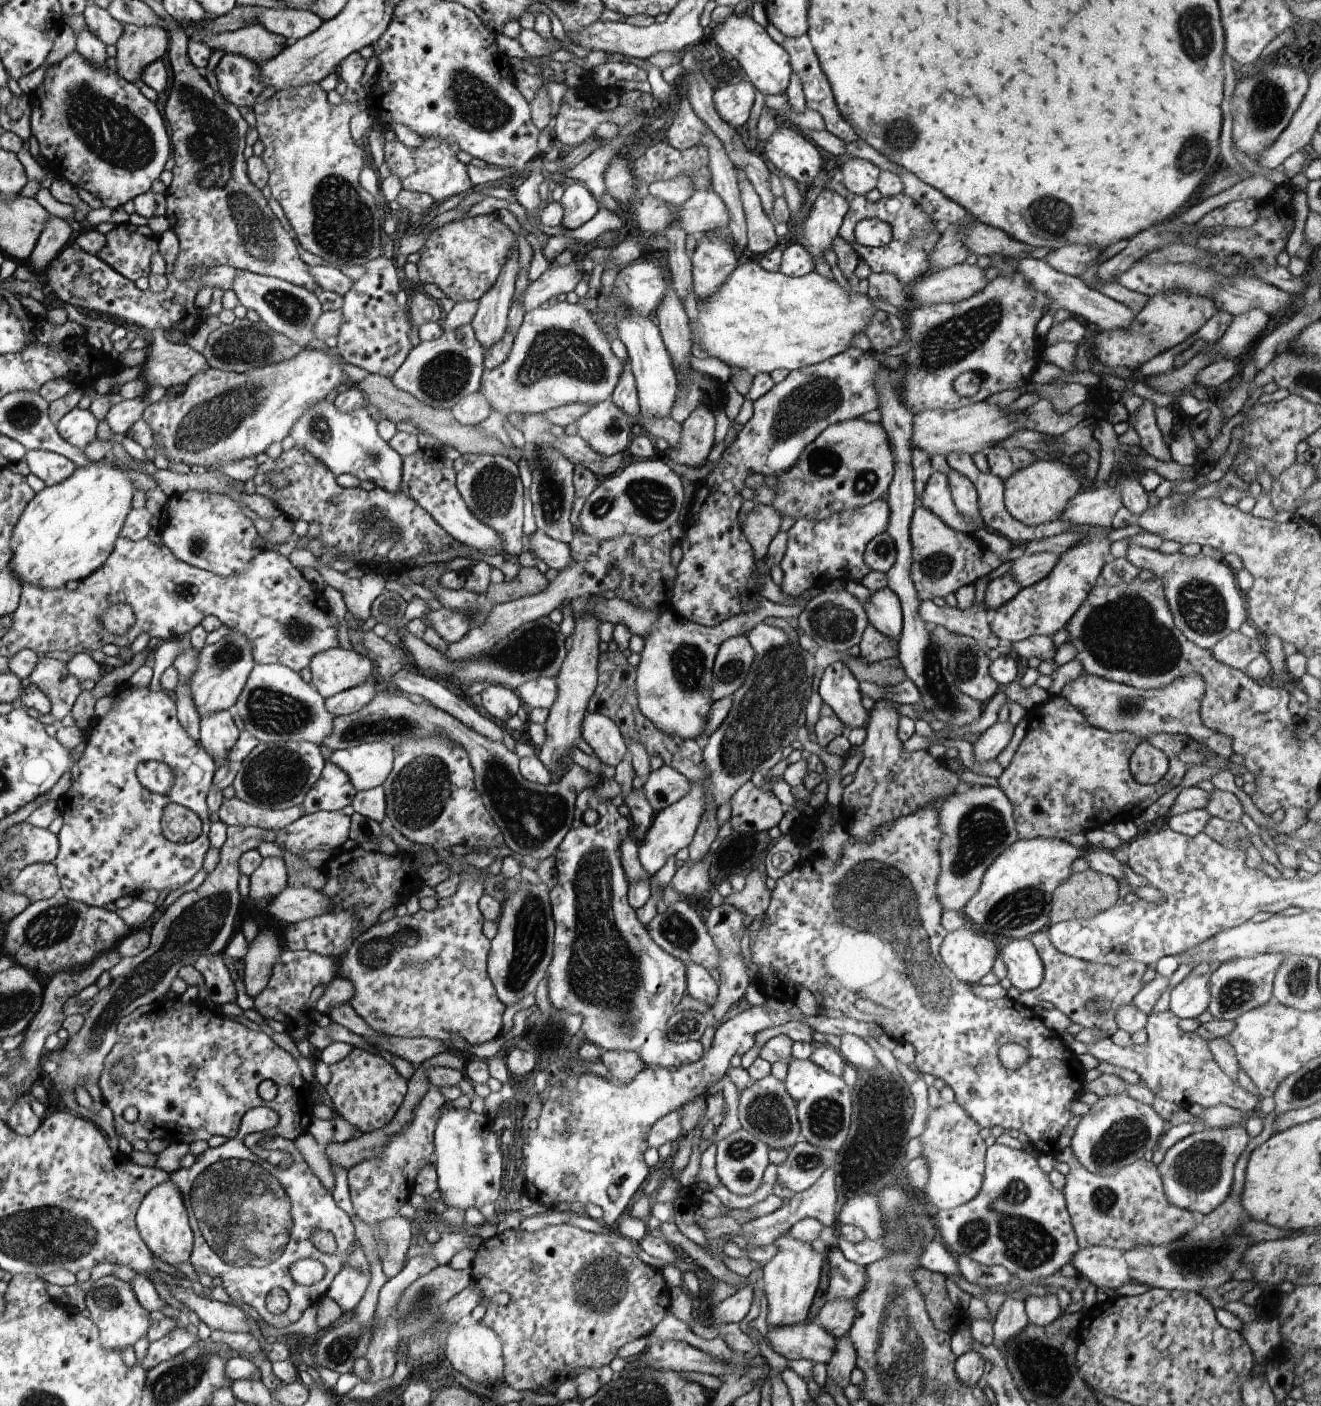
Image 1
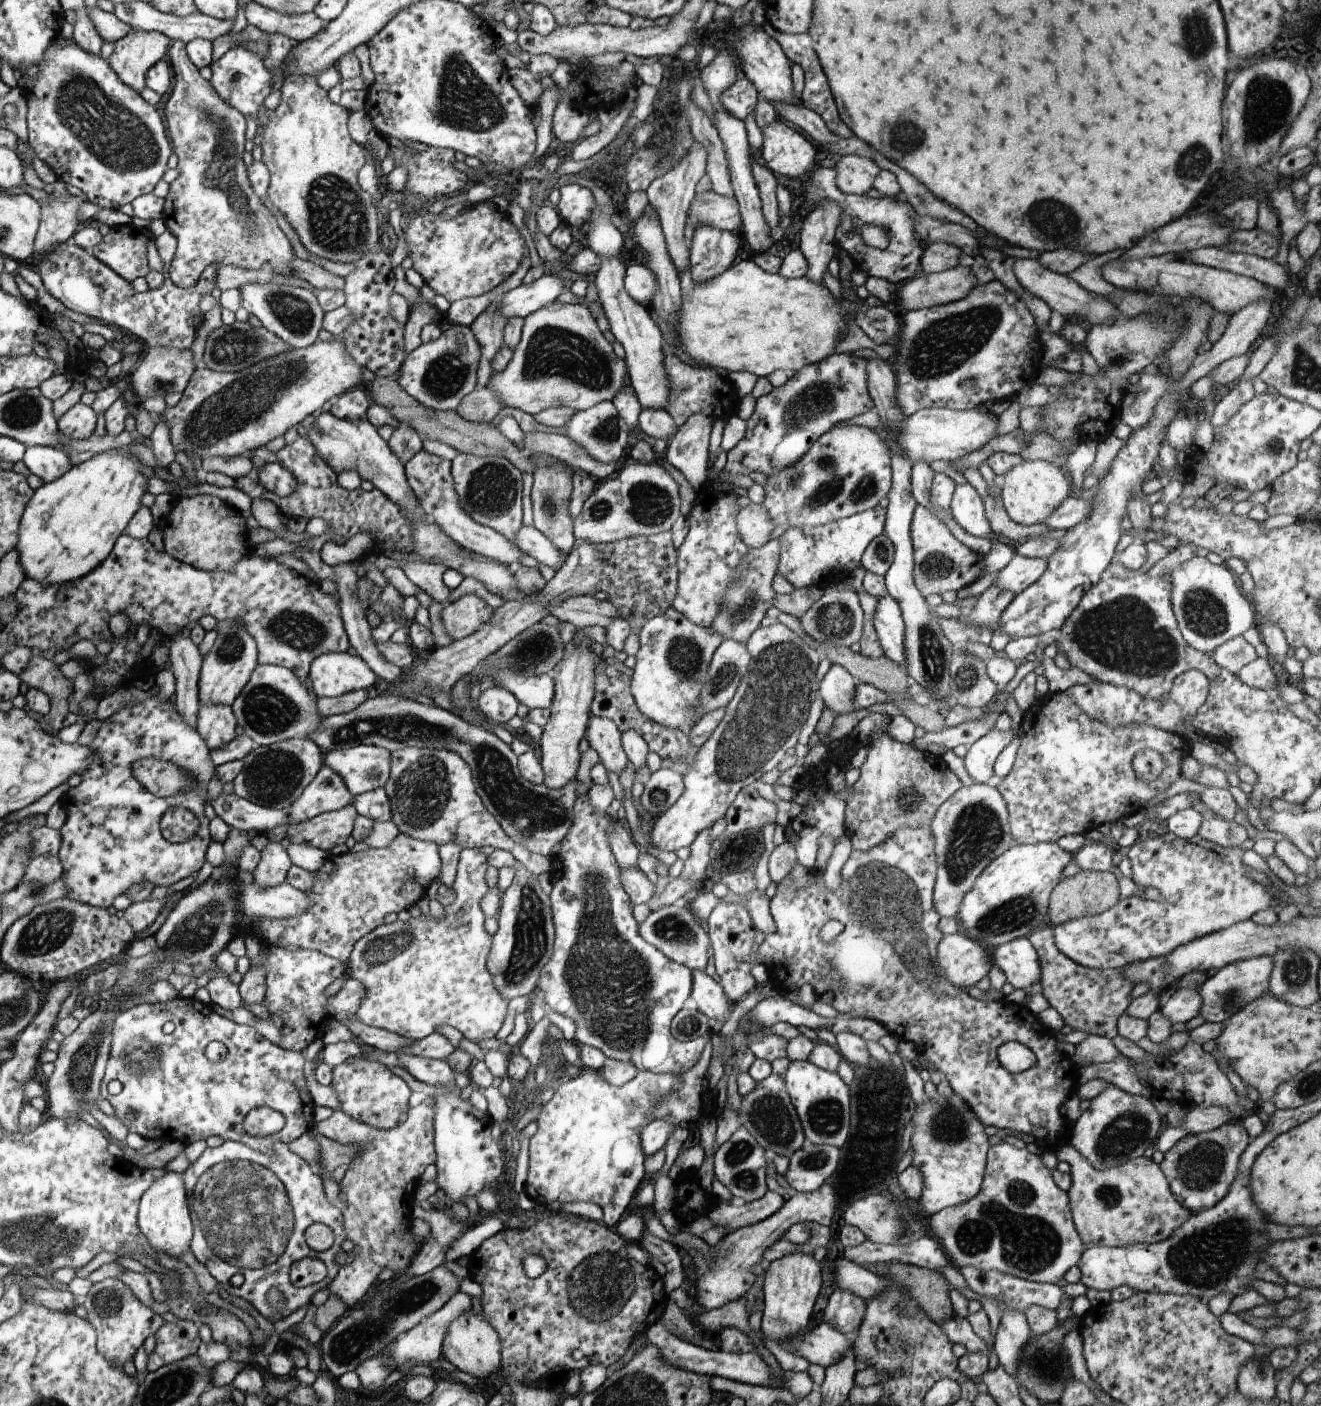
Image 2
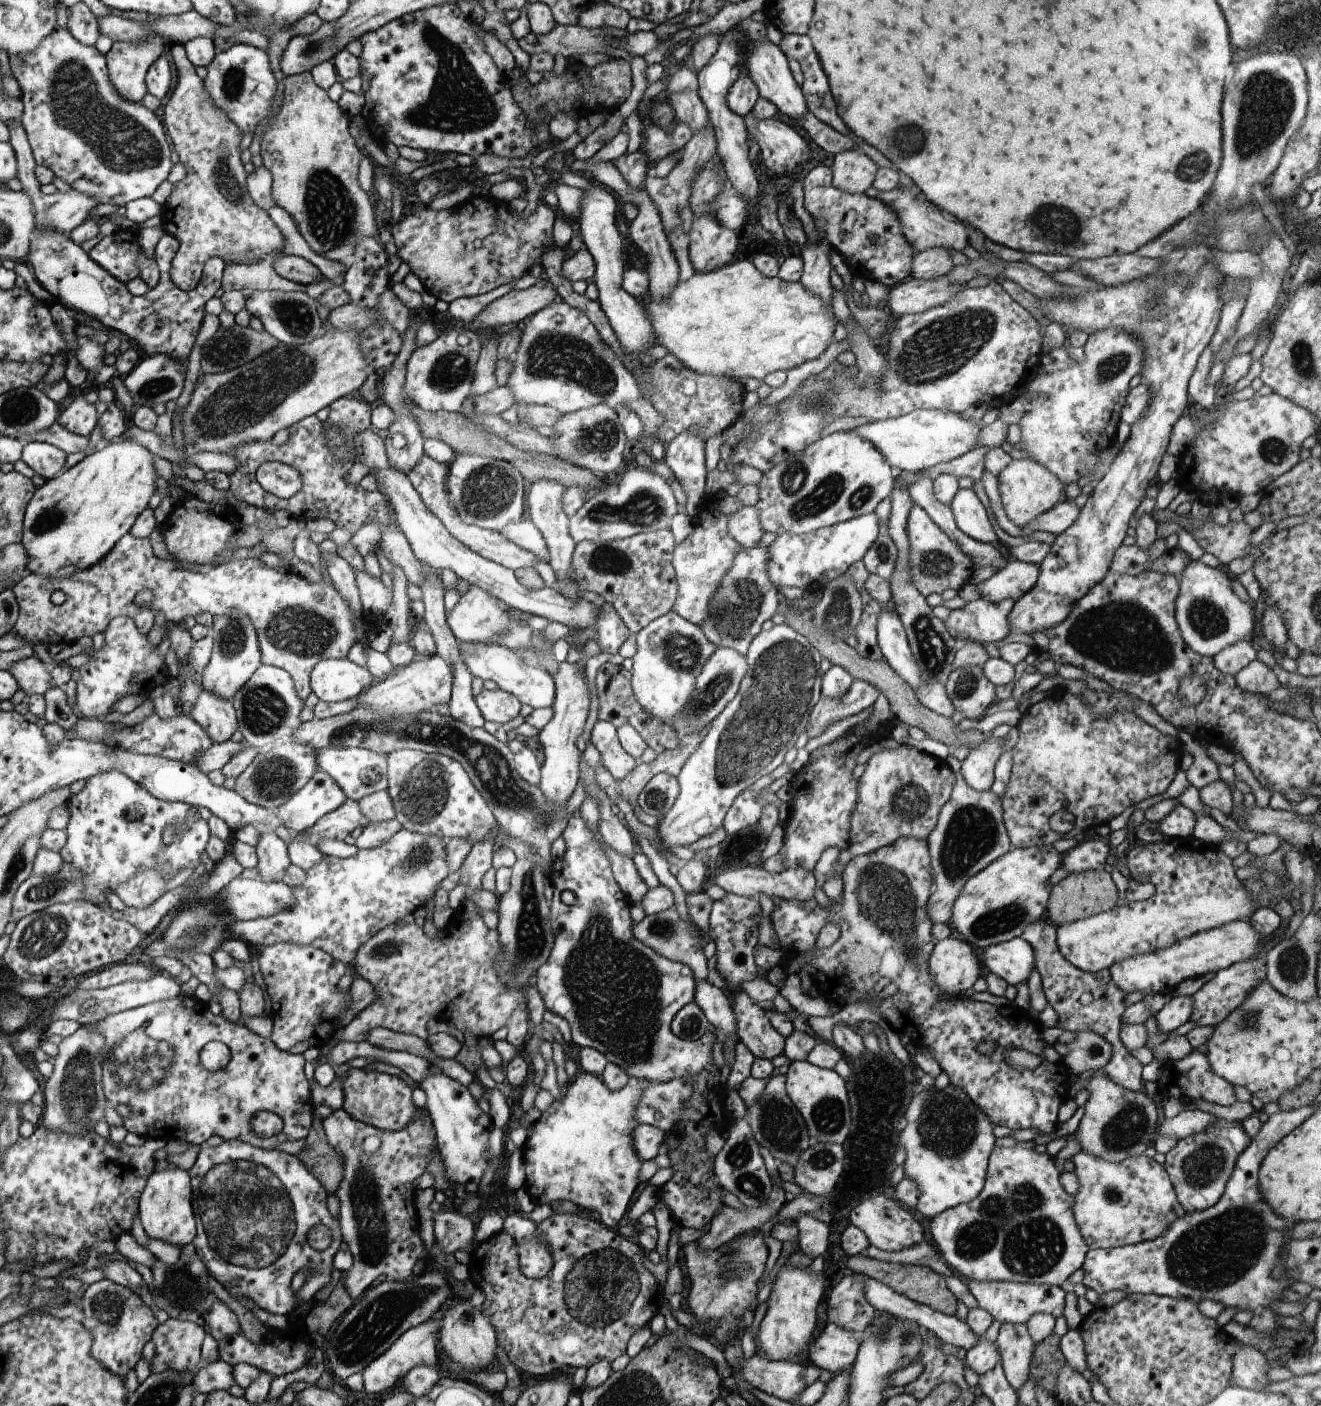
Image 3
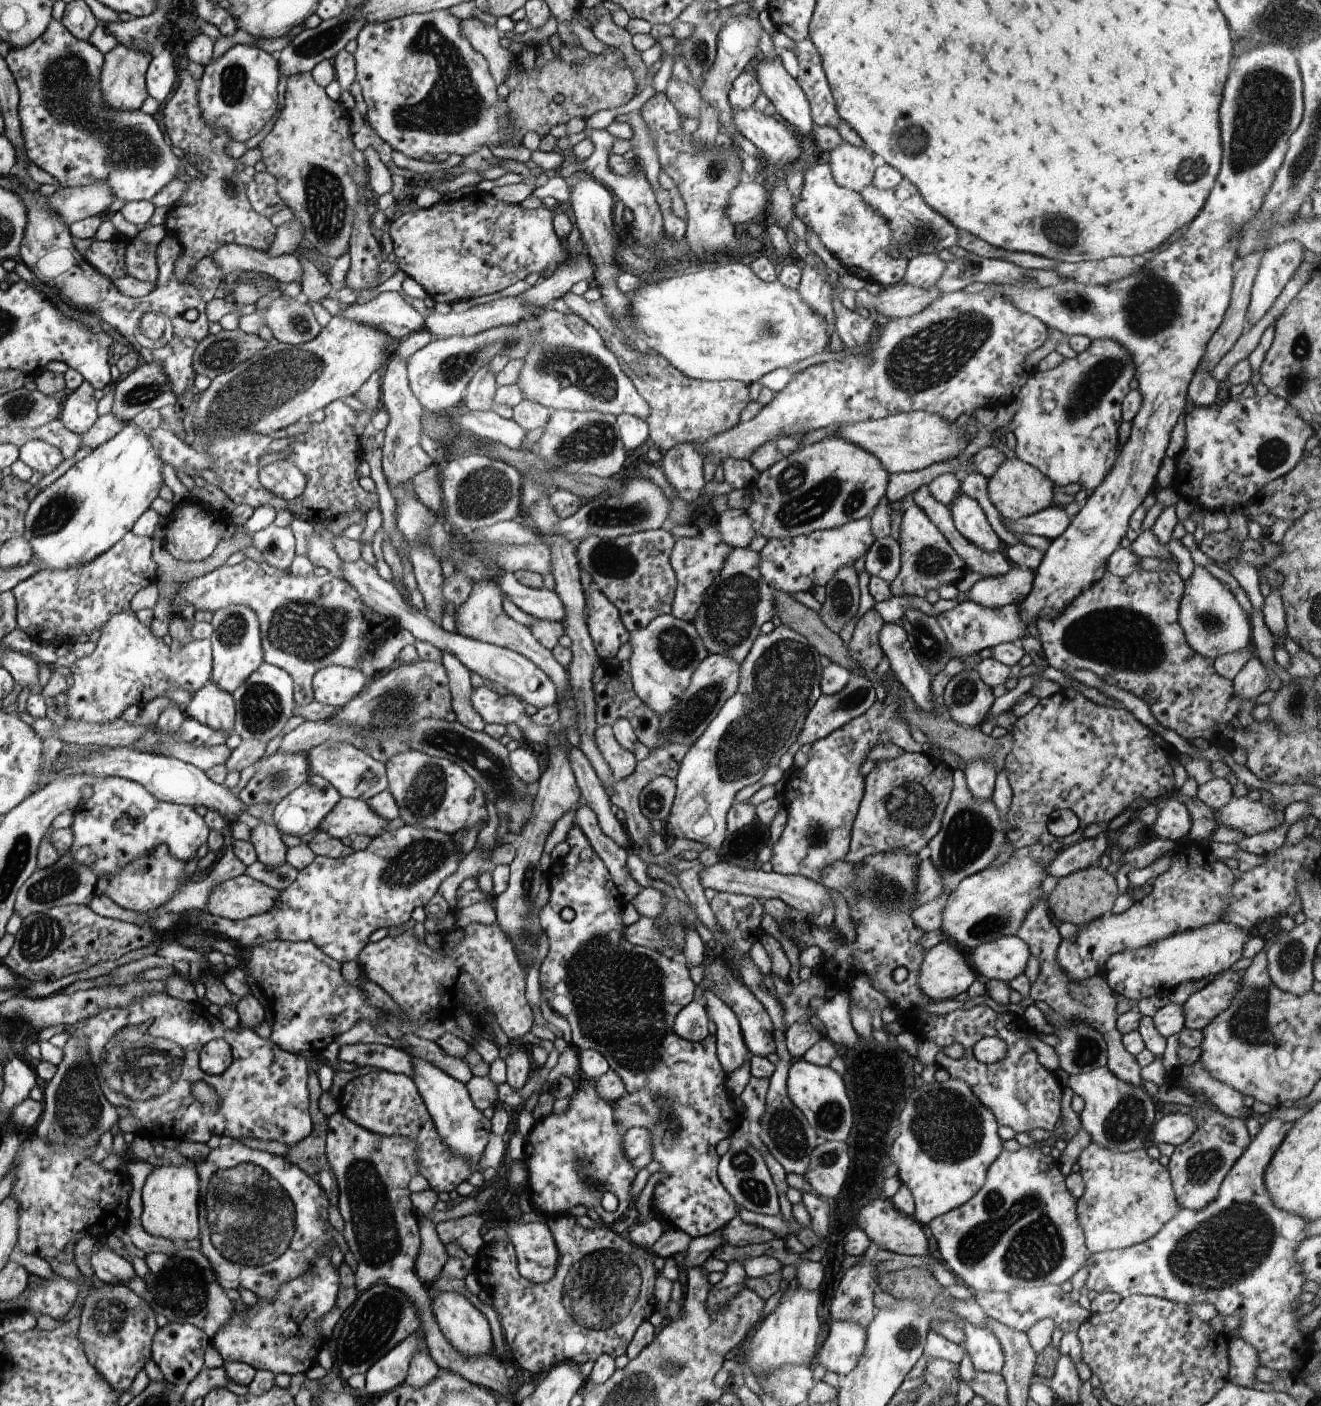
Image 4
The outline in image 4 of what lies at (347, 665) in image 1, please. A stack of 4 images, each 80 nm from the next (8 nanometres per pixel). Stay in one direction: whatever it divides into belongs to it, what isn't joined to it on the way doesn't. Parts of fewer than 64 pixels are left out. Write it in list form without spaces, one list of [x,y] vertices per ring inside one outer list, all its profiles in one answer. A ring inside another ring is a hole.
[[[328,665],[314,676],[314,700],[343,707],[358,696],[371,678],[364,676],[360,668]]]

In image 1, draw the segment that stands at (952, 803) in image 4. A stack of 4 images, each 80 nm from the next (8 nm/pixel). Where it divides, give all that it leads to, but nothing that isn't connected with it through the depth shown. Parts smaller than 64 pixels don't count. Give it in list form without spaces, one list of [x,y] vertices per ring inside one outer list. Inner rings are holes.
[[[965,787],[942,803],[939,812],[941,873],[936,896],[943,910],[962,912],[965,904],[978,892],[988,867],[1019,839],[1019,834],[1012,804],[998,787]]]

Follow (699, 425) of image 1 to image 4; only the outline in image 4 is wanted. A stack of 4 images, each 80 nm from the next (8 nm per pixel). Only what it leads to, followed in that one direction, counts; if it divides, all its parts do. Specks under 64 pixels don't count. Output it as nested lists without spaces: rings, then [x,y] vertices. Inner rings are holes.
[[[679,442],[663,452],[659,463],[678,496],[693,507],[707,483],[703,475],[703,454],[696,444]]]

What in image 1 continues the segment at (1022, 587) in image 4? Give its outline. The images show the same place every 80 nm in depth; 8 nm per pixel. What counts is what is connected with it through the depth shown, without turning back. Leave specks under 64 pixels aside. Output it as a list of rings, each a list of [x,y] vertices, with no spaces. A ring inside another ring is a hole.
[[[1053,552],[1024,553],[1013,561],[1008,573],[1021,584],[1021,588],[1027,587],[1048,576],[1058,560],[1059,554]]]

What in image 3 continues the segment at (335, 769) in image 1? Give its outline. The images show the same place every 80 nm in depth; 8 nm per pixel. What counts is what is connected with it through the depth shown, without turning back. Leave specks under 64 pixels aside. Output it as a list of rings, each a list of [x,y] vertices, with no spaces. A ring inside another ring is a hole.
[[[320,769],[298,793],[276,808],[276,815],[281,824],[299,836],[324,814],[336,810],[347,800],[347,794],[340,785]]]

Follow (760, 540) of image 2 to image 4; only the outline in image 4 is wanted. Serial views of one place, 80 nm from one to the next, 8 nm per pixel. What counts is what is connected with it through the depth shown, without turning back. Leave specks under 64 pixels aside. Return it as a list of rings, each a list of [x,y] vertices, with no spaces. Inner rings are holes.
[[[730,509],[716,516],[722,538],[734,548],[749,546],[757,532],[753,527],[751,516],[744,509]]]

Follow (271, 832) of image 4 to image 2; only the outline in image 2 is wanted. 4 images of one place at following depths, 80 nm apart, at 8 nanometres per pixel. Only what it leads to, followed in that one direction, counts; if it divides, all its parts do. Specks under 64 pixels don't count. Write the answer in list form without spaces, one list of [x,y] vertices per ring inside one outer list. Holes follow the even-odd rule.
[[[270,841],[261,852],[261,860],[253,872],[253,882],[259,889],[282,885],[286,882],[292,865],[286,844]]]

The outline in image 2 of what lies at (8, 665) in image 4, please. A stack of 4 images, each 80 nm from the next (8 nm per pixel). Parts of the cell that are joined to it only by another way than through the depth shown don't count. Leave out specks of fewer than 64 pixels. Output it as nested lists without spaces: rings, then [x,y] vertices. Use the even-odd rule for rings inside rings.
[[[38,653],[31,658],[27,669],[19,677],[29,688],[40,690],[50,699],[49,720],[46,728],[49,733],[58,734],[63,727],[63,720],[68,714],[68,698],[79,694],[73,688],[73,679],[67,679],[52,660],[41,657]]]

